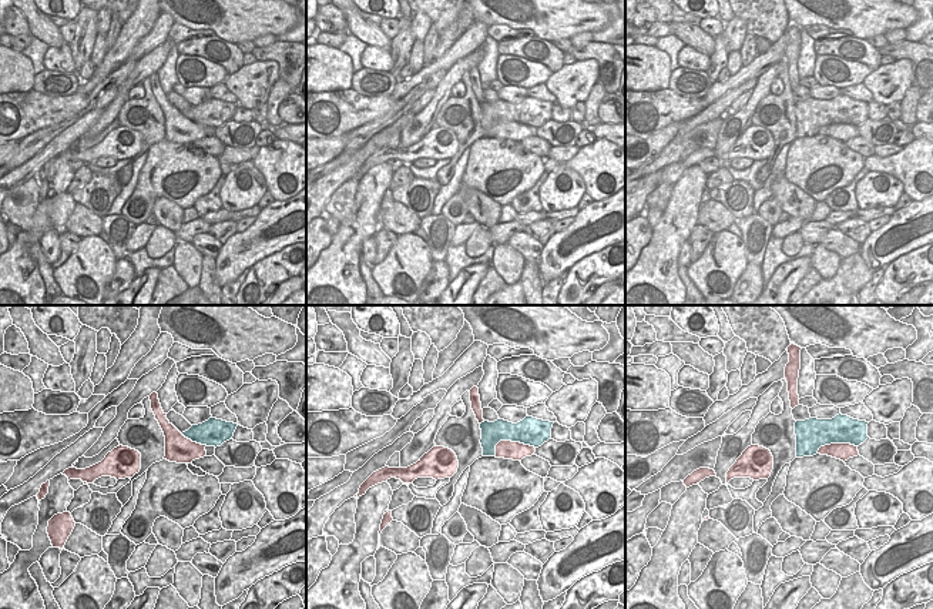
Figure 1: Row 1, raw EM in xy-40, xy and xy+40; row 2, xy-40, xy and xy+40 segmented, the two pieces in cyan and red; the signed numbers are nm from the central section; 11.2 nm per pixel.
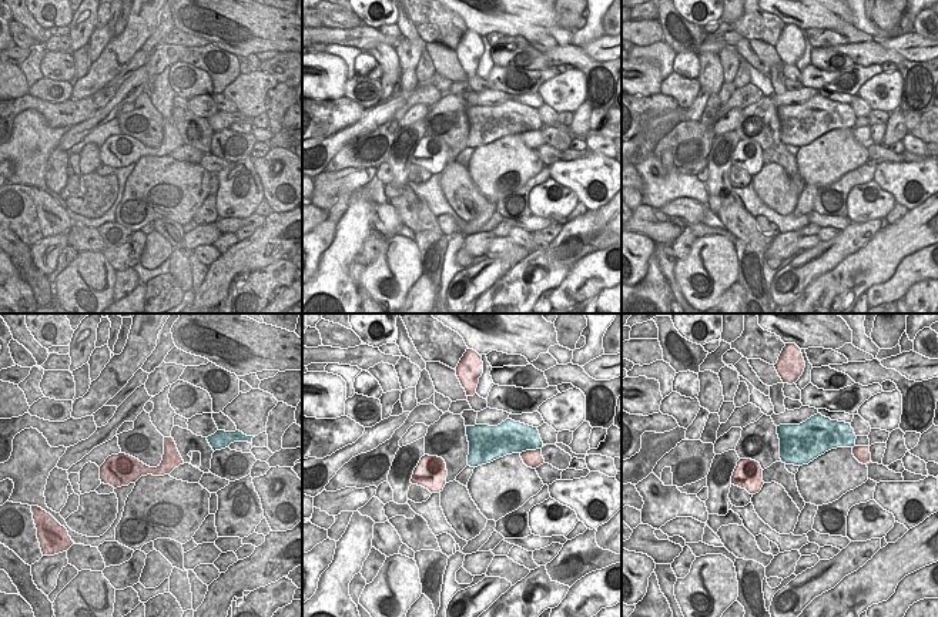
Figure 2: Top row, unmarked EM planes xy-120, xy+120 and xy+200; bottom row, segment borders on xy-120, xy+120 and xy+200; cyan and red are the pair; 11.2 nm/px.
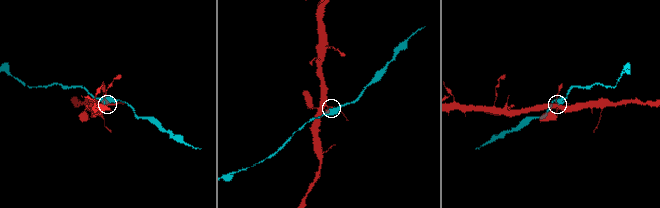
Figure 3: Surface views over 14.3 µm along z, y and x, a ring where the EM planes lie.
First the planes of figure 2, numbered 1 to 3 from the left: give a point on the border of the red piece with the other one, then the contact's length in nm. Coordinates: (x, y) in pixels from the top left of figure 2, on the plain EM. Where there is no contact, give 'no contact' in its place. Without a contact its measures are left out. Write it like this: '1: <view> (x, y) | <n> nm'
1: no contact
2: xy+120 (531, 130) | 240 nm
3: no contact

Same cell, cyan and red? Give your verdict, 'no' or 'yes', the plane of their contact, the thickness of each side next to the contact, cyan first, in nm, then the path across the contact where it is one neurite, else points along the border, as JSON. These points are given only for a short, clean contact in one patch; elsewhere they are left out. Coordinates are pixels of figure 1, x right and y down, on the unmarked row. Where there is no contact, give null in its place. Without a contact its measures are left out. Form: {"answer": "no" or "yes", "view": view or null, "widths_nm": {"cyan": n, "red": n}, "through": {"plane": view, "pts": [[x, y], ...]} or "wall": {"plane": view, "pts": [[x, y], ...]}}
{"answer": "no", "view": "xy", "widths_nm": {"cyan": 320, "red": 220}}

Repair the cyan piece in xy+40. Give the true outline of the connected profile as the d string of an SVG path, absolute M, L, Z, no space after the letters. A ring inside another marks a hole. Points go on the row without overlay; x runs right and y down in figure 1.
M842 94L832 100L809 98L796 101L796 138L813 137L820 127L830 124L859 127L869 118L867 104Z

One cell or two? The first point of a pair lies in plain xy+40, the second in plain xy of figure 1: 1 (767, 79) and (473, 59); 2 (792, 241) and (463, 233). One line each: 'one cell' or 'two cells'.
1: one cell
2: two cells

